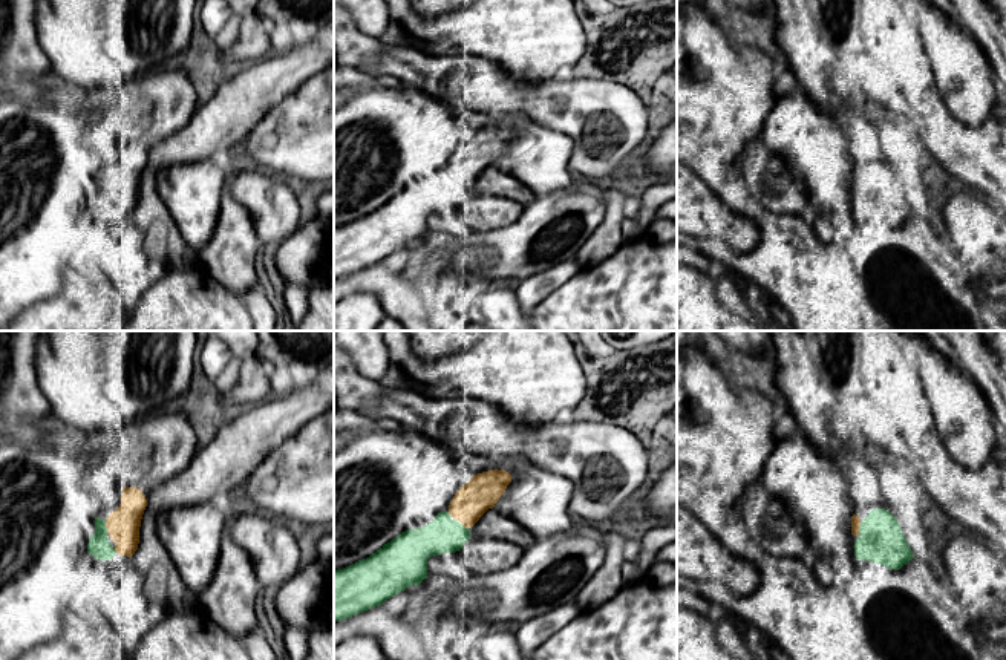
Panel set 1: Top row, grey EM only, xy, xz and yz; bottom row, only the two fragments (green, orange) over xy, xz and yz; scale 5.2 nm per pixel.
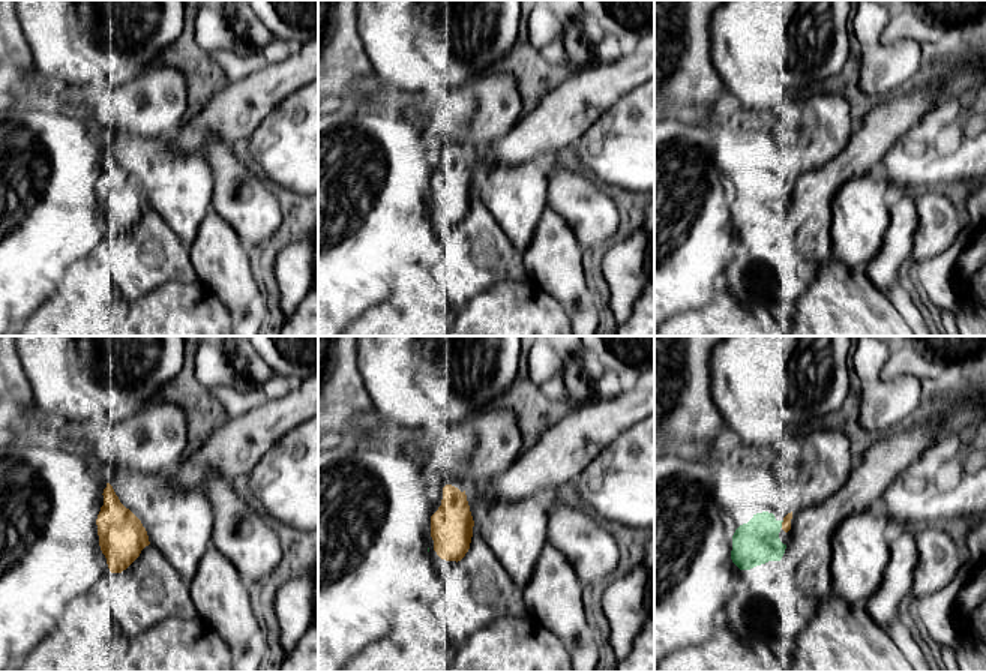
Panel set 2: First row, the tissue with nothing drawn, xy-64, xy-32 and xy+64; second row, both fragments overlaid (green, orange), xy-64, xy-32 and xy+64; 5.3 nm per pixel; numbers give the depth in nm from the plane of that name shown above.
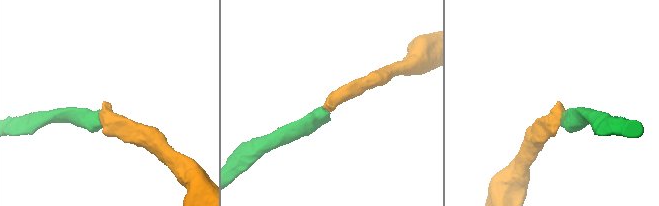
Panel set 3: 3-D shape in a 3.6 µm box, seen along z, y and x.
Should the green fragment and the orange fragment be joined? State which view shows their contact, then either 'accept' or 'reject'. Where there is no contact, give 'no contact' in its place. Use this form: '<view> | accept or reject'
xy | accept

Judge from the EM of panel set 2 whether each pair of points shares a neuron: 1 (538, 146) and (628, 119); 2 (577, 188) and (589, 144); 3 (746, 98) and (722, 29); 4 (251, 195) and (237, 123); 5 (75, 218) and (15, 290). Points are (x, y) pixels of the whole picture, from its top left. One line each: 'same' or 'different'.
1: different
2: different
3: same
4: different
5: same

